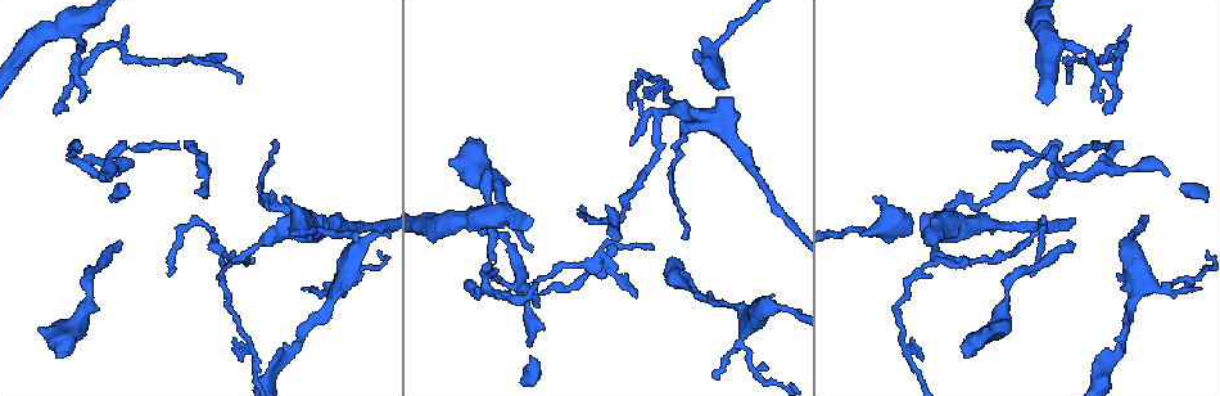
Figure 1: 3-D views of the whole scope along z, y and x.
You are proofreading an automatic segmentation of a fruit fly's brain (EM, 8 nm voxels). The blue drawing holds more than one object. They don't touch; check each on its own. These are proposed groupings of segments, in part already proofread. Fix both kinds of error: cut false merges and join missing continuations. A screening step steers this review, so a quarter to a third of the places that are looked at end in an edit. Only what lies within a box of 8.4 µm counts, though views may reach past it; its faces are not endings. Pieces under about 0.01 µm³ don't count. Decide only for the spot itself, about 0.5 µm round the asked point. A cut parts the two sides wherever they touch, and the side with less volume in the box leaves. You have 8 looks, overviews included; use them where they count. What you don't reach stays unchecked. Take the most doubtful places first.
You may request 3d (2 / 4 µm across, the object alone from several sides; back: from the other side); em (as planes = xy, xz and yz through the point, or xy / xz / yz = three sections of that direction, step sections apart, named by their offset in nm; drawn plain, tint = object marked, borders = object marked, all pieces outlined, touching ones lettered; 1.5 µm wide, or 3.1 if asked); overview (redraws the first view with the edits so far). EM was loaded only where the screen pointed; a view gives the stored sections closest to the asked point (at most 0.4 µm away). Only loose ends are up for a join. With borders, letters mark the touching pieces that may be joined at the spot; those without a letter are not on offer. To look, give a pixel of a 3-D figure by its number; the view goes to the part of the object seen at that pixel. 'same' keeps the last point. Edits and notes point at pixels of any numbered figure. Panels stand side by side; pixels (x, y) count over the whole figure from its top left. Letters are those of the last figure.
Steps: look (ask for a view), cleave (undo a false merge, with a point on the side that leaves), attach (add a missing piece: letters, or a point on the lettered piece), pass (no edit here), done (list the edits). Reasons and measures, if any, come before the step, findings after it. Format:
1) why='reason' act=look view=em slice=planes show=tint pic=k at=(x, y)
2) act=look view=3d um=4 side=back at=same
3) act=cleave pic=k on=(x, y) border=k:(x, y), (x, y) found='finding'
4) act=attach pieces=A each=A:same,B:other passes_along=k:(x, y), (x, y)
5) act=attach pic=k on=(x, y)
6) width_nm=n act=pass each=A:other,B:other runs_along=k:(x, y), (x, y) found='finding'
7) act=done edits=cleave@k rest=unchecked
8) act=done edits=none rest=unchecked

why='thin end' act=look view=3d um=4 side=back pic=1 at=(636, 298)

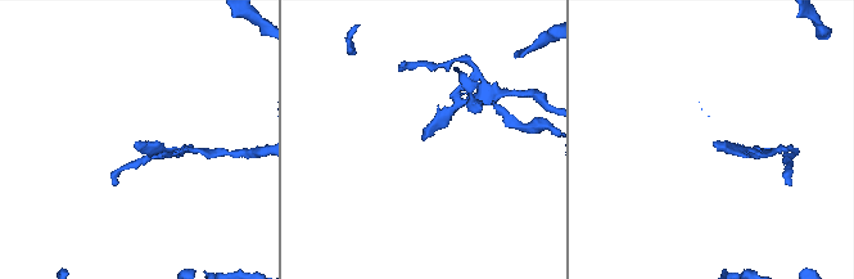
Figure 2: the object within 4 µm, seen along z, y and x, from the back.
why='now the EM' act=look view=em slice=planes show=borders pic=2 at=(713, 144)

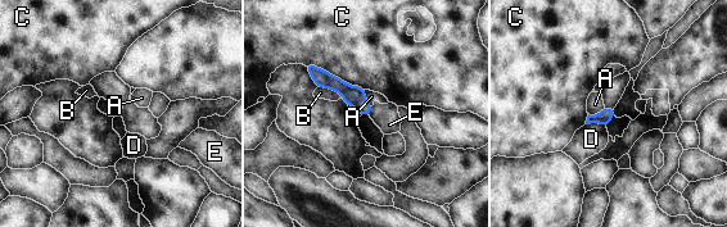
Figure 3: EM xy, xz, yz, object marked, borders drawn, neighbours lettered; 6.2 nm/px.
act=pass each=A:other,B:other,C:other,D:other,E:other border=3:(122, 108), (123, 118) found='no lettered piece goes on from it'

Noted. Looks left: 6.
why='tapers out' act=look view=em slice=yz step=8 show=borders pic=1 at=(1100, 154)

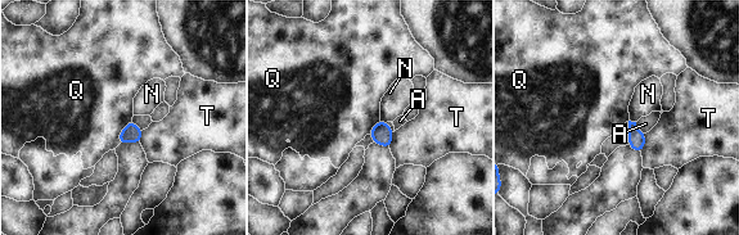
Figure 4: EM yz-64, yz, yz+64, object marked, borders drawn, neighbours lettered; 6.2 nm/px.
act=pass each=A:other,N:other,Q:other,T:other border=4:(131, 120), (121, 131), (118, 143) found='none of them fits'

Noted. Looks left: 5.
why='an open end' act=look view=3d um=2 pic=1 at=(272, 359)

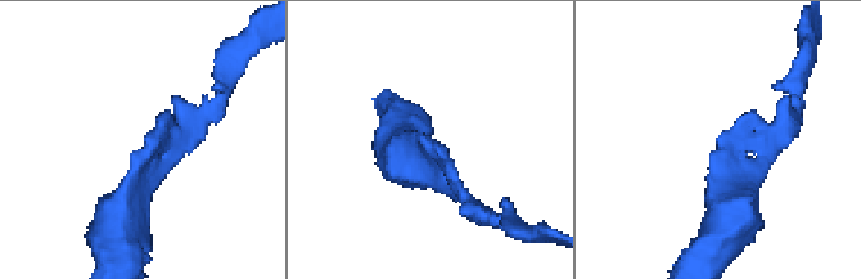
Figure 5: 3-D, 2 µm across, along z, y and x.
why='shape alone is not enough' act=look view=em slice=planes show=borders pic=5 at=(718, 150)

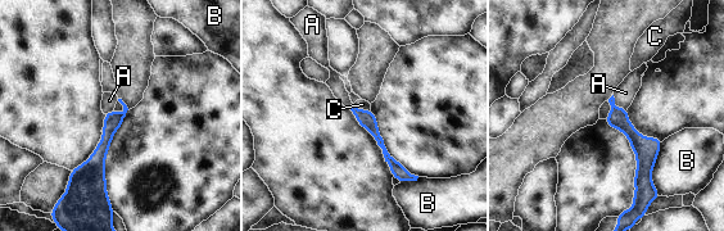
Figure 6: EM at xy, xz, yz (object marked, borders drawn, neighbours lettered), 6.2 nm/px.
act=pass each=A:other,B:other,C:other runs_along=6:(356, 111), (405, 179) found='none of them fits'

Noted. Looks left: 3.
act=done edits=none rest=unchecked

